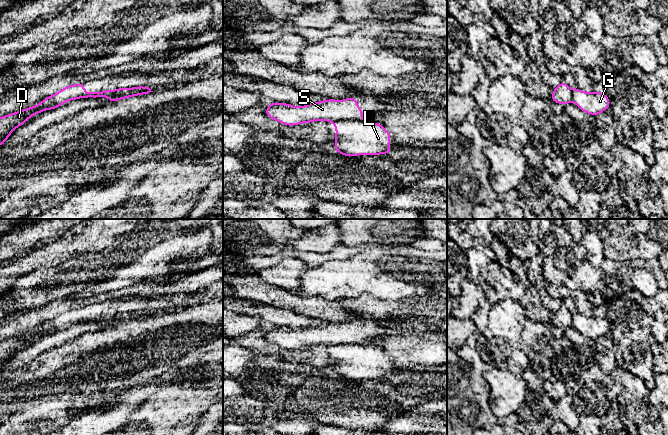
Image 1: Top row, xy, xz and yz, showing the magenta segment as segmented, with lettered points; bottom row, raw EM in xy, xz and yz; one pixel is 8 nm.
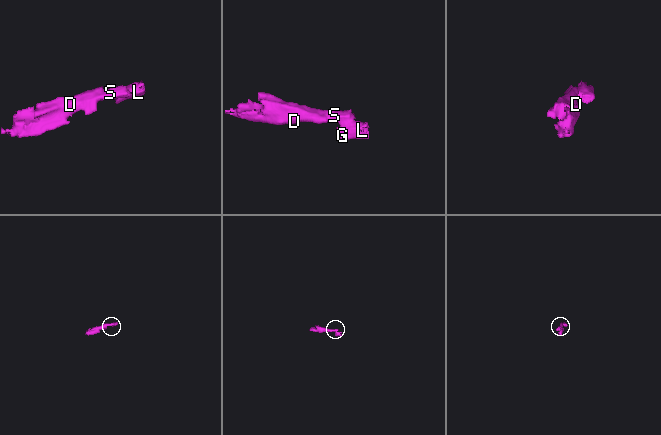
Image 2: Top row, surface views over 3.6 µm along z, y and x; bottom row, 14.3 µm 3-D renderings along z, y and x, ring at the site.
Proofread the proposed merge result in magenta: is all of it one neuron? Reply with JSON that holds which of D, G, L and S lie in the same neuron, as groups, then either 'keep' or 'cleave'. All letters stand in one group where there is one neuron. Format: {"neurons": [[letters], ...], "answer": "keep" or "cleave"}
{"neurons": [["D", "S"], ["G", "L"]], "answer": "cleave"}

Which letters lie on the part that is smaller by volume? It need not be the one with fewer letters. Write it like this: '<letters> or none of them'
G, L

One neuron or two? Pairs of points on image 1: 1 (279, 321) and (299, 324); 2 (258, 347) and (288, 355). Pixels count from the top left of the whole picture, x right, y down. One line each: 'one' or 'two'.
1: one
2: one

